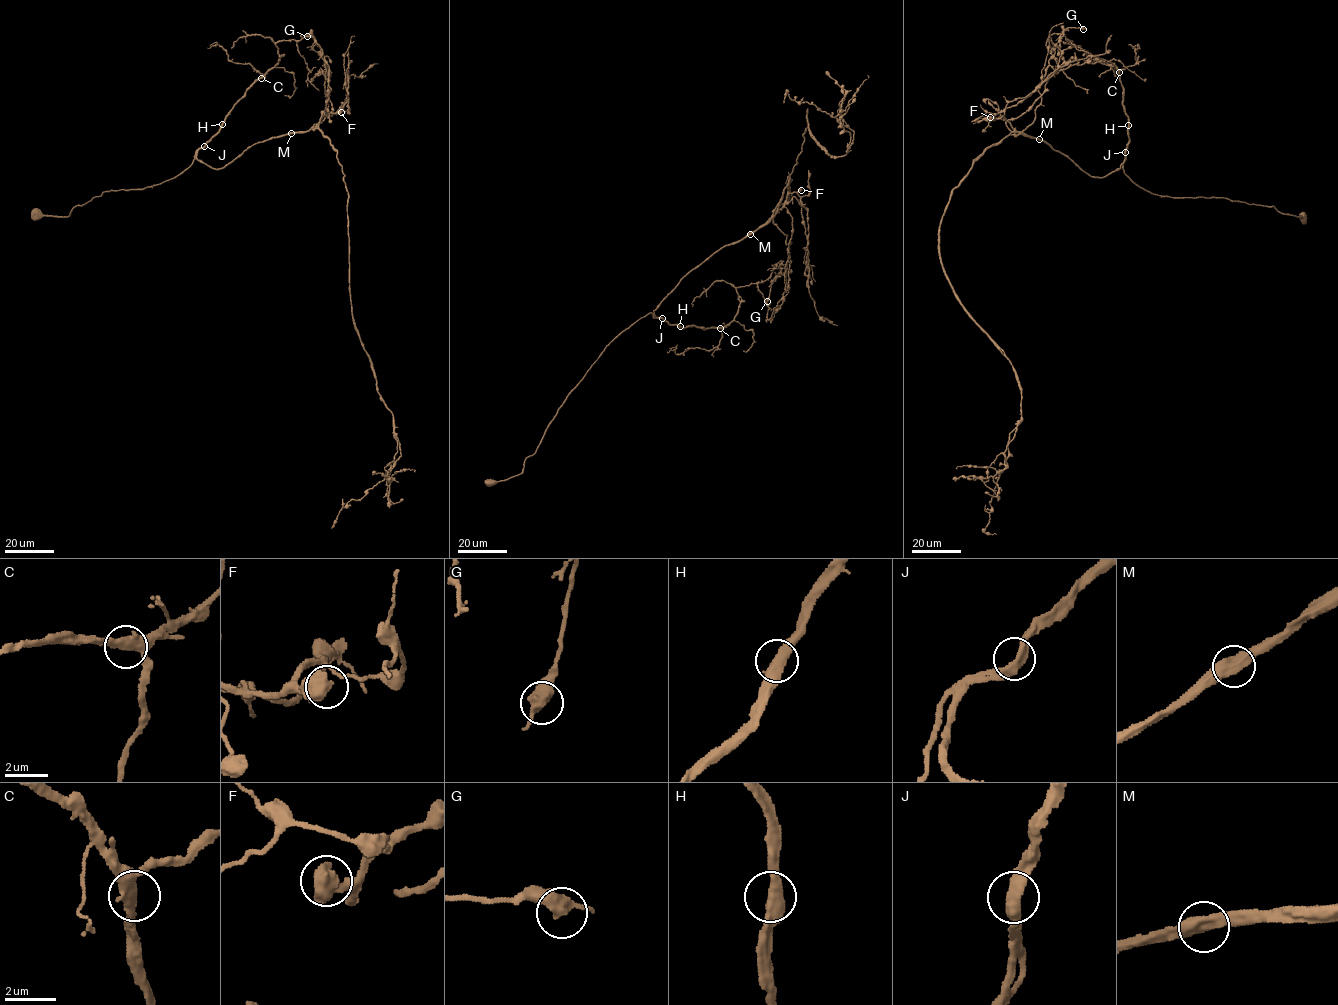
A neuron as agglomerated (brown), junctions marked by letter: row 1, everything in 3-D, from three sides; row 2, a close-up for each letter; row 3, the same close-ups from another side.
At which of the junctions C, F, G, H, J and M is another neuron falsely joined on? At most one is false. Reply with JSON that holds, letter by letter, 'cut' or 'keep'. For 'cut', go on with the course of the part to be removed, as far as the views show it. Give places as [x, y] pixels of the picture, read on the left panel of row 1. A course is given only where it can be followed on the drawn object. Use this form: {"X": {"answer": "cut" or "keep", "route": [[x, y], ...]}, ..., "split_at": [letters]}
{"C": {"answer": "keep"}, "F": {"answer": "keep"}, "G": {"answer": "keep"}, "H": {"answer": "keep"}, "J": {"answer": "keep"}, "M": {"answer": "cut", "route": [[291, 133], [317, 126], [344, 174], [353, 322], [397, 444], [385, 474], [392, 480], [373, 472]]}, "split_at": ["M"]}

